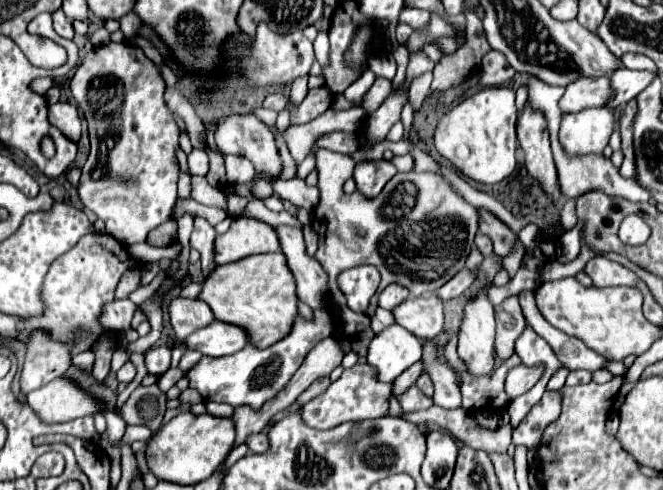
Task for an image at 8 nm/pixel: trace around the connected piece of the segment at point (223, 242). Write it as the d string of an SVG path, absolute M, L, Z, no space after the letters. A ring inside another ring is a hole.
M235 218L225 234L215 238L215 264L231 264L253 254L277 252L275 228L255 218Z

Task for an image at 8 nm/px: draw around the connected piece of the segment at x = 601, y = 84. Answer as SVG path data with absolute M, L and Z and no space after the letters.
M577 78L567 84L559 108L563 112L579 112L583 108L605 106L607 94L611 94L609 78Z

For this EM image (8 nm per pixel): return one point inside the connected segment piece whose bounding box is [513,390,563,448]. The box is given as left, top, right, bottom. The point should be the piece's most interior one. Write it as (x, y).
(529, 432)

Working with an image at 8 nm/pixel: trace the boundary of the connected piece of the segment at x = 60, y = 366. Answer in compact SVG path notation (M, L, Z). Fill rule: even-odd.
M37 330L35 334L31 334L31 340L27 342L27 358L21 372L23 394L59 378L69 366L71 356L67 346L51 340L47 332Z

